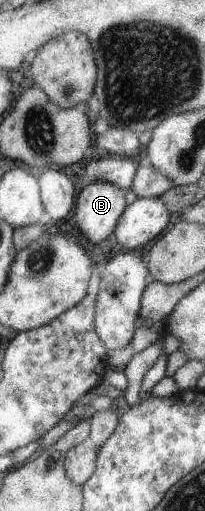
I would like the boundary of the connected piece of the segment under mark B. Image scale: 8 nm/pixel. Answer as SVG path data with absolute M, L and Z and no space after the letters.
M111 182L86 183L78 196L75 223L90 242L103 242L114 235L127 209L127 189Z

